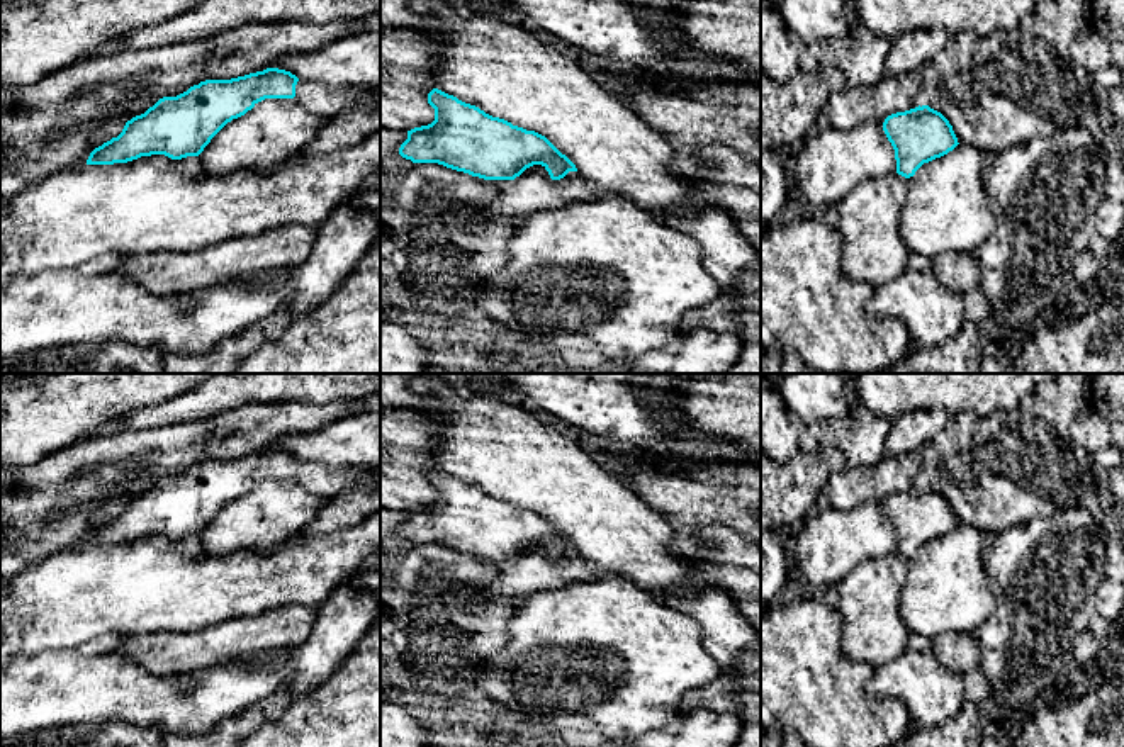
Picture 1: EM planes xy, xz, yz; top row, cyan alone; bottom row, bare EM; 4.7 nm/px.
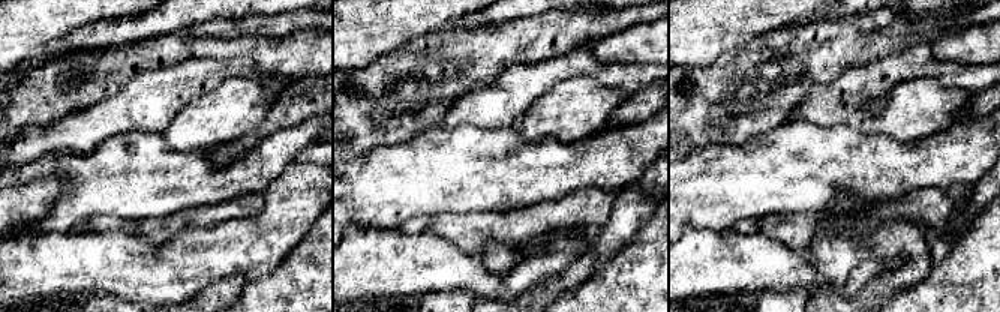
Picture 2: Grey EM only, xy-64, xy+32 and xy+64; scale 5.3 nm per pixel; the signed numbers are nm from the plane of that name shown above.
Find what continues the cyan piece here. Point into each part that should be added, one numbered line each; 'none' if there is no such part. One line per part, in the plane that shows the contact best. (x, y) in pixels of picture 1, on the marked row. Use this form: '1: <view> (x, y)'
1: xy (323, 101)

